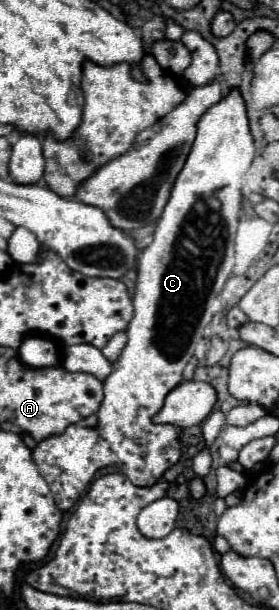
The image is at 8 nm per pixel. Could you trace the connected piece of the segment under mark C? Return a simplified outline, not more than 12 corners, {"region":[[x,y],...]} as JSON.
{"region":[[231,91],[139,255],[97,427],[33,449],[69,511],[97,469],[149,487],[181,457],[151,417],[235,265],[255,143]]}

